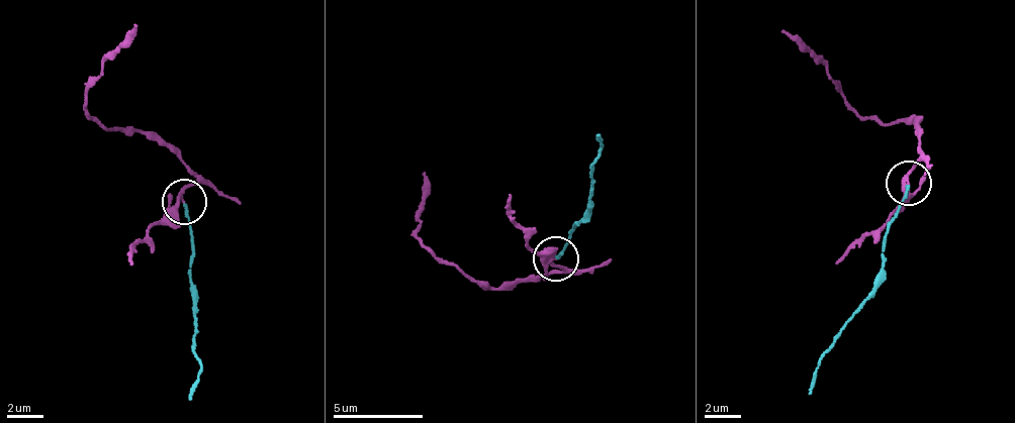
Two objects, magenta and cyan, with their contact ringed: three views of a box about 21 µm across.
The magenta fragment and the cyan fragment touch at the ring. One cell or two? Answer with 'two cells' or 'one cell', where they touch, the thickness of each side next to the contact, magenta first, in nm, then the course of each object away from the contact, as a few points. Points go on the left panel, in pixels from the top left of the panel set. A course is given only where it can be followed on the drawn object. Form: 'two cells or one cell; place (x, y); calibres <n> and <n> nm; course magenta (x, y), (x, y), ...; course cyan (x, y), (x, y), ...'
two cells; place (184, 202); calibres 190 and 150 nm; course magenta (183, 201), (194, 175), (139, 130), (97, 125), (83, 104), (107, 60), (135, 26); course cyan (183, 205), (194, 242), (191, 342), (201, 366), (188, 400)

